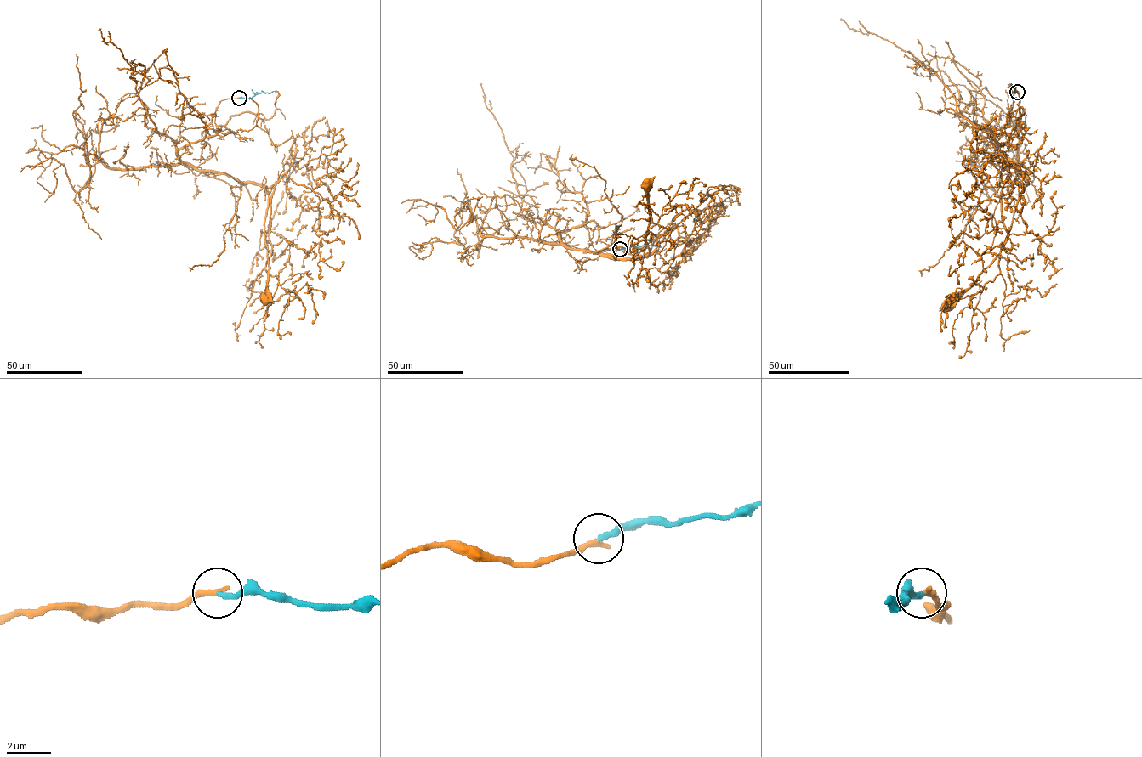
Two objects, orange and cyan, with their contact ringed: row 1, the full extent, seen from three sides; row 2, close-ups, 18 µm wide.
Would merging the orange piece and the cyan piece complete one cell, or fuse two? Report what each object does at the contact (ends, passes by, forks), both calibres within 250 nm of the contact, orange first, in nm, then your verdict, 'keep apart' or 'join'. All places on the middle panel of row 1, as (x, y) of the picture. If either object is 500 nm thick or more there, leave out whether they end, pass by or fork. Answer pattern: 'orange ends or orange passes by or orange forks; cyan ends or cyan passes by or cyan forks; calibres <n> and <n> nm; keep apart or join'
orange ends; cyan ends; calibres 280 and 240 nm; join

